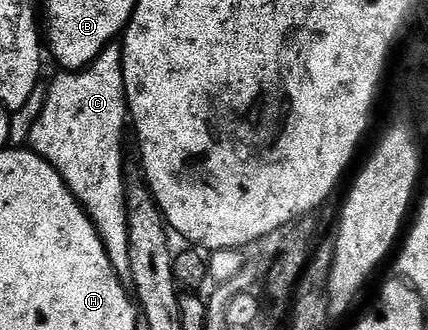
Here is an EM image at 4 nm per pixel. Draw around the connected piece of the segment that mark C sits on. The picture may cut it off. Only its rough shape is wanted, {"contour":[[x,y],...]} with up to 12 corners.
{"contour":[[120,42],[62,70],[29,131],[129,273]]}

